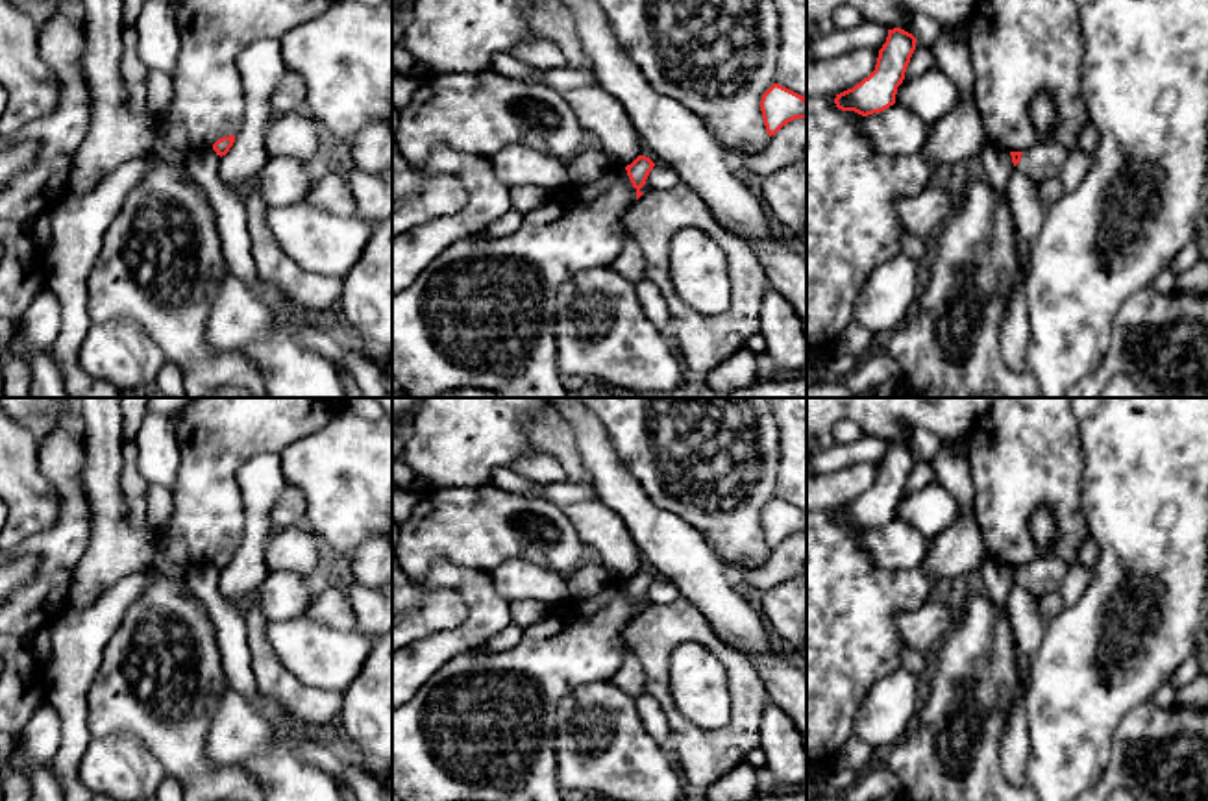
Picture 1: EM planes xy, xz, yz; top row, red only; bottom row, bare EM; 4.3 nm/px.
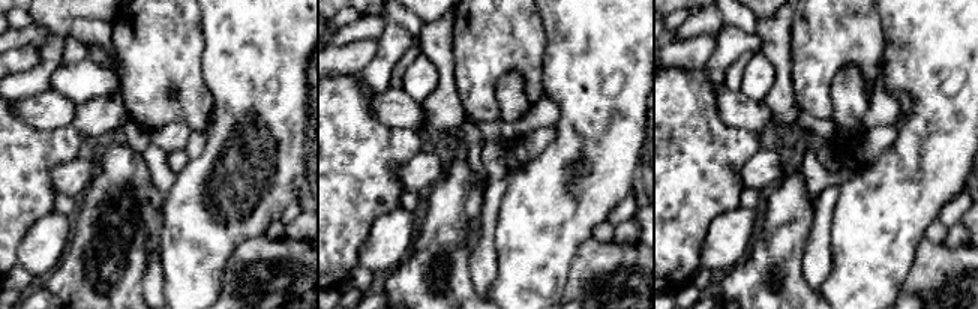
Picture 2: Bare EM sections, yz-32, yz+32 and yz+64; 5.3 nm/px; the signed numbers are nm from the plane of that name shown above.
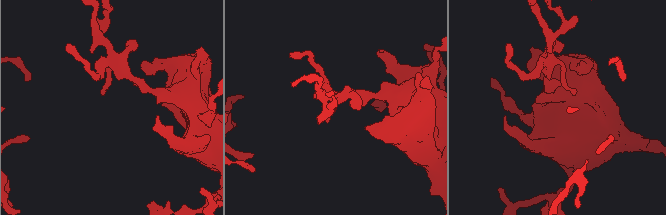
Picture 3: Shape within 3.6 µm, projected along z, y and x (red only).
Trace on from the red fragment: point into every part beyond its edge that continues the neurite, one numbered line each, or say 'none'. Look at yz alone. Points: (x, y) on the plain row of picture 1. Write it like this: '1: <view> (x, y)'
1: yz (1044, 574)

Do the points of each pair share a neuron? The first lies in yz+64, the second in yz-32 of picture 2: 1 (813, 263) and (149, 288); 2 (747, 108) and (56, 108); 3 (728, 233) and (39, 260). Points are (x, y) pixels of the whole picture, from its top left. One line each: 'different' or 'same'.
1: same
2: same
3: same

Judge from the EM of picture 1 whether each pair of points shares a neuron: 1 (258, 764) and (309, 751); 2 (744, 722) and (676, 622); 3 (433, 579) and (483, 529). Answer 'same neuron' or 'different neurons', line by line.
1: different neurons
2: same neuron
3: different neurons

